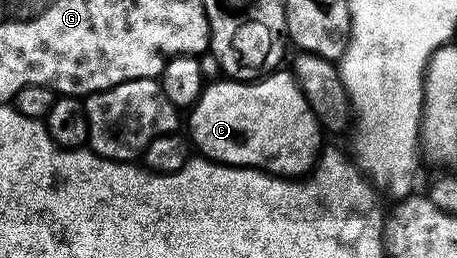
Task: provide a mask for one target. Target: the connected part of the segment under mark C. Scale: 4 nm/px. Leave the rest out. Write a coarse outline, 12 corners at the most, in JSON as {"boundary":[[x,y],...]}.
{"boundary":[[291,70],[209,82],[203,158],[300,177],[320,121]]}

